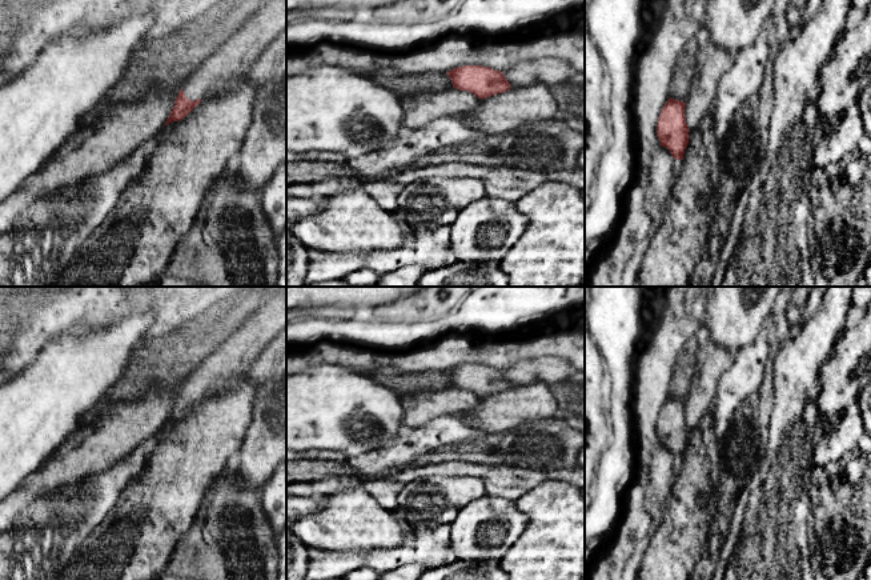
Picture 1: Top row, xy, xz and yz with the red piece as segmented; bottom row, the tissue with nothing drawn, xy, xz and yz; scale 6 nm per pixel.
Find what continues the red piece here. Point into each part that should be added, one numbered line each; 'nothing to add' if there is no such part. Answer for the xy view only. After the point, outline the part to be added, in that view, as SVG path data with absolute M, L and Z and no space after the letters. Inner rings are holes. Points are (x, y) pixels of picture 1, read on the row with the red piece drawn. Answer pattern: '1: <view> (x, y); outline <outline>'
1: xy (233, 59); outline M260 0L242 25L180 85L190 101L233 87L286 28L286 0Z

